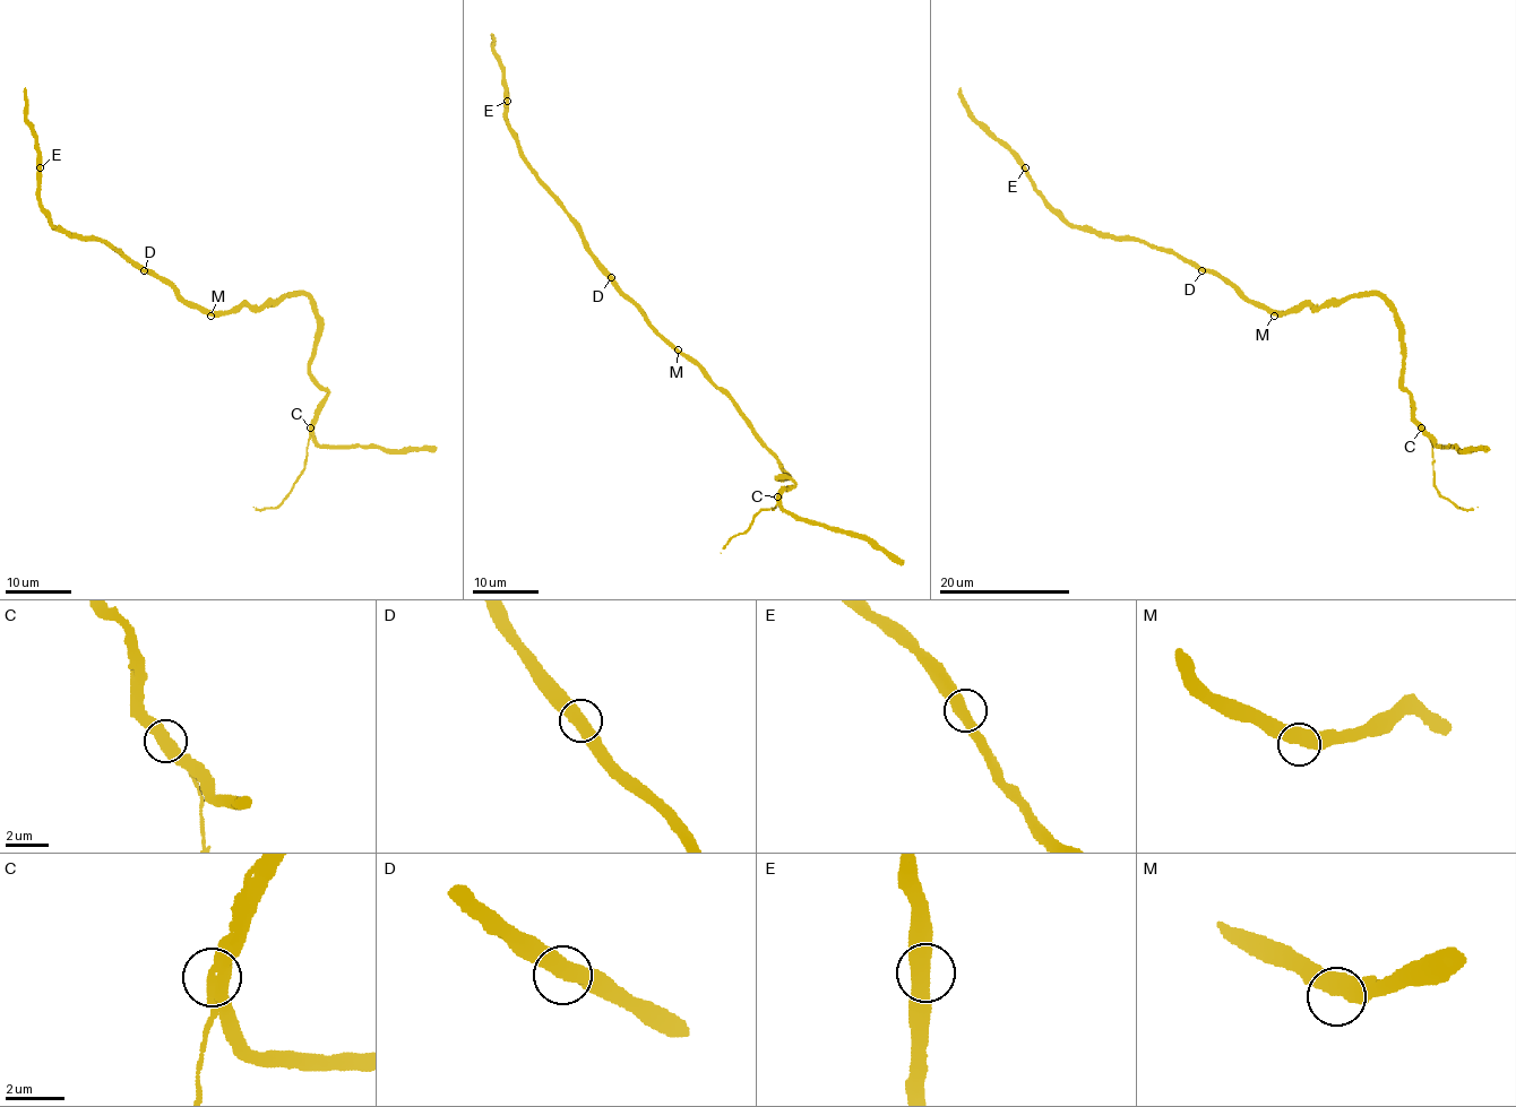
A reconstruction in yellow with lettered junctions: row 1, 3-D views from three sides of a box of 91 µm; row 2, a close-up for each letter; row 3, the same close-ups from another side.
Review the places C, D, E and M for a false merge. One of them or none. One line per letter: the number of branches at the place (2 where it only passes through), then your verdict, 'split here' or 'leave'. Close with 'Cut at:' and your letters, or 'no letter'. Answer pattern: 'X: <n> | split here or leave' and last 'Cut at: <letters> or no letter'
C: 2 | leave
D: 2 | leave
E: 2 | leave
M: 2 | leave
Cut at: no letter

